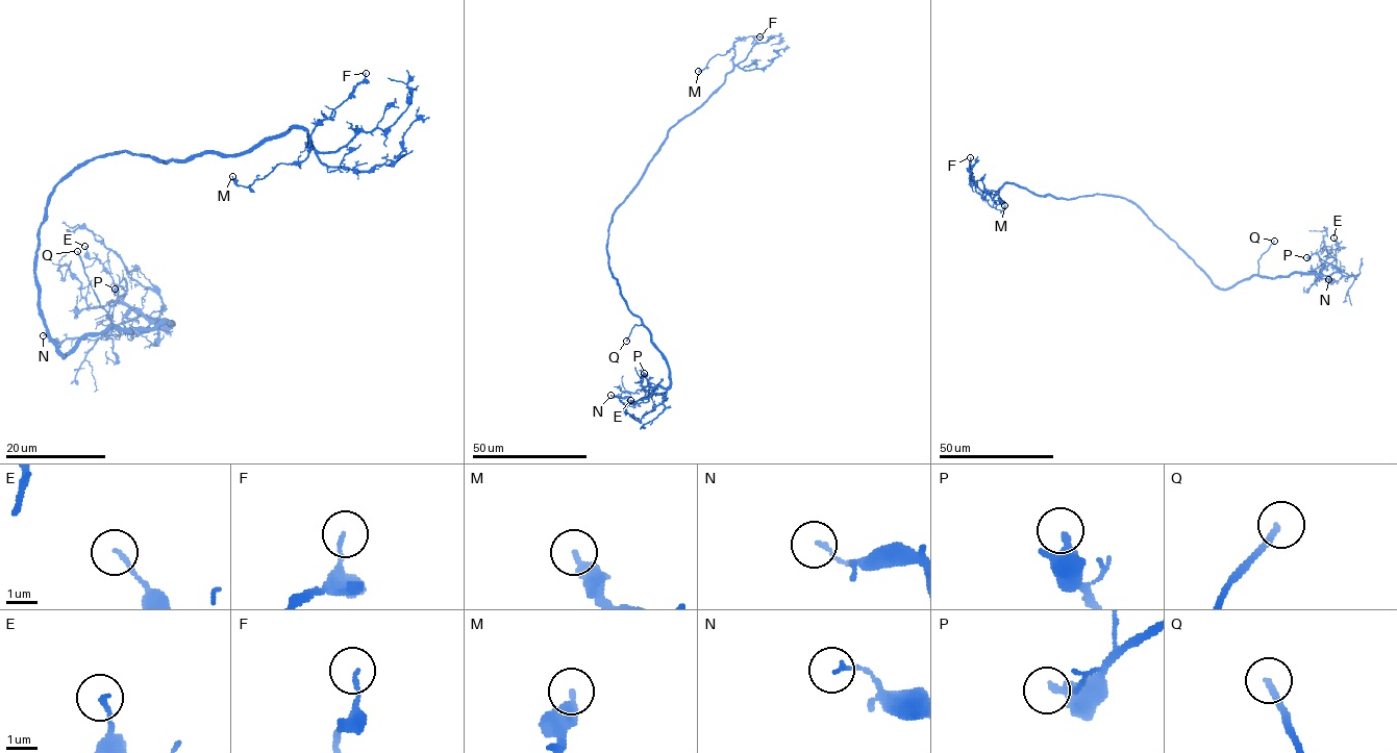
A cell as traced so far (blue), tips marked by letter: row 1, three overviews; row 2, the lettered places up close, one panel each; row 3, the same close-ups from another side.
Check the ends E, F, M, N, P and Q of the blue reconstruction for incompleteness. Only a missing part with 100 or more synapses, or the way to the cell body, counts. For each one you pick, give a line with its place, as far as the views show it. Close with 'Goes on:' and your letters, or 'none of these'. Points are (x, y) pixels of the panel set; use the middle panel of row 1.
Q: place (626, 341)
Goes on: Q

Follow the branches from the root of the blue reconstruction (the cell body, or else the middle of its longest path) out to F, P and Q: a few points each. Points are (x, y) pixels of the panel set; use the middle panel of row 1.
F: (610, 222), (613, 211), (638, 181), (667, 132), (697, 109), (732, 70), (733, 42), (743, 38), (759, 36)
P: (610, 222), (608, 268), (627, 307), (665, 359), (670, 384), (646, 396), (644, 373)
Q: (610, 222), (608, 268), (627, 307), (643, 325), (634, 325), (626, 341)

